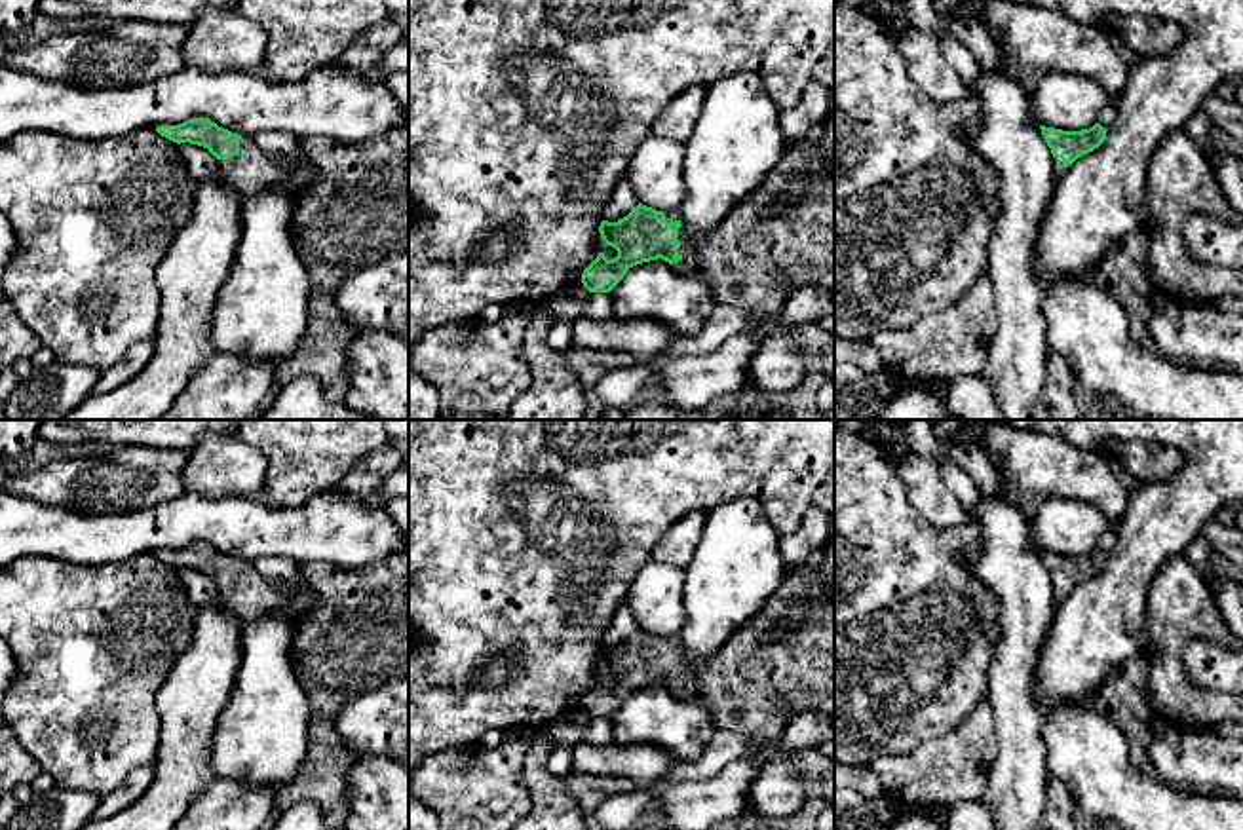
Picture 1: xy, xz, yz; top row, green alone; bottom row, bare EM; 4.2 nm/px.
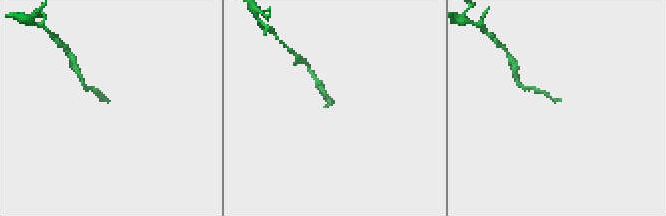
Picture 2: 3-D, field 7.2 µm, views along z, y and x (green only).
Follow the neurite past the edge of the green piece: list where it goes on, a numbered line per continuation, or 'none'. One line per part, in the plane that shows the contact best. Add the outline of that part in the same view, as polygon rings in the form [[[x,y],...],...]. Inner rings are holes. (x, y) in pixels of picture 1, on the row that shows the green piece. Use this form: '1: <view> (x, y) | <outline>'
1: xz (761, 253) | [[[815,125],[804,137],[787,142],[762,186],[701,241],[680,226],[679,262],[673,268],[705,281],[718,304],[770,319],[779,317],[787,298],[806,285],[819,283],[834,294],[834,175],[817,169],[821,137],[823,127]],[[796,173],[810,175],[810,188],[794,205],[785,207],[779,198]]]

